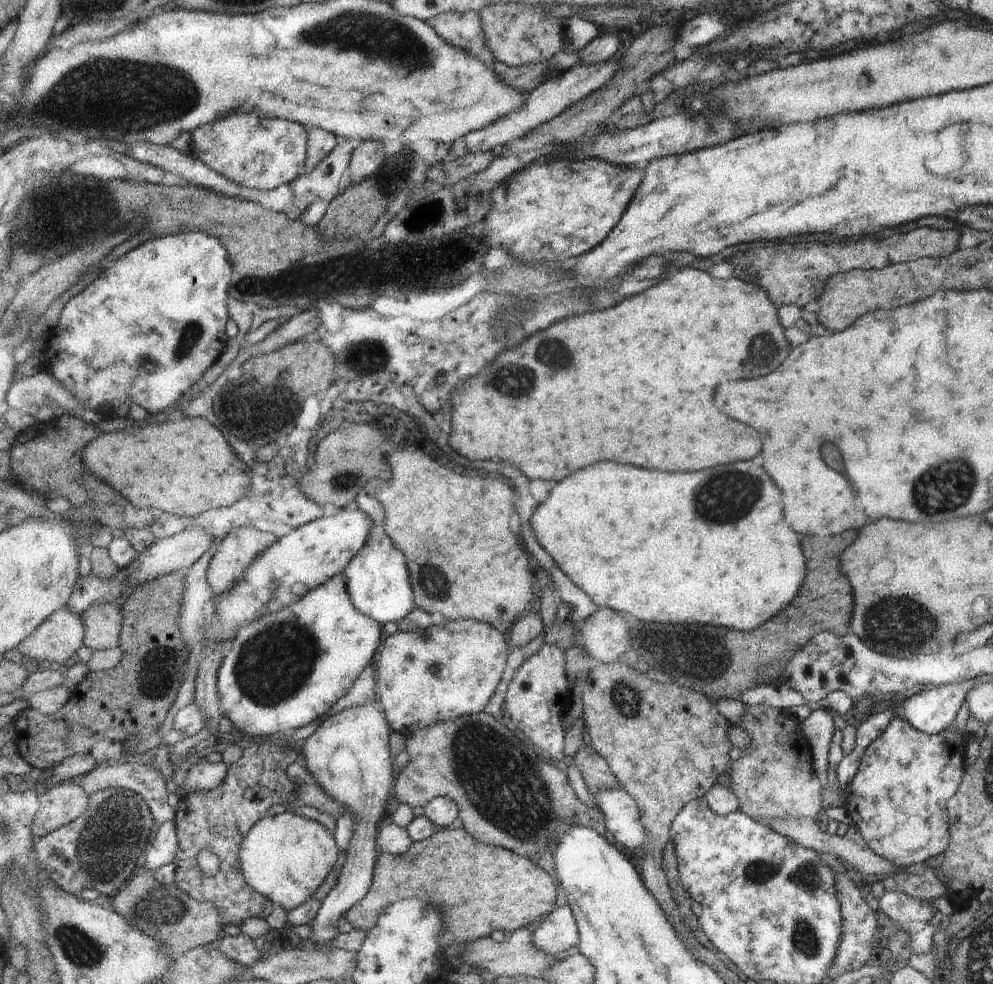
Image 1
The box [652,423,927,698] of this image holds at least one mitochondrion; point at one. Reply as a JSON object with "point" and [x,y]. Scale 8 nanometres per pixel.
{"point":[725,499]}

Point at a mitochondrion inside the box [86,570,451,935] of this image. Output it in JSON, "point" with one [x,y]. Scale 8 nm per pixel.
{"point":[275,662]}

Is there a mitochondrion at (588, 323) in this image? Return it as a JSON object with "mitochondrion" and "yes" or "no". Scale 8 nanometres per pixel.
{"mitochondrion":"no"}

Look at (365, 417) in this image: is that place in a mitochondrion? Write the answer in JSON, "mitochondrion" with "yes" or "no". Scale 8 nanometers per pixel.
{"mitochondrion":"no"}

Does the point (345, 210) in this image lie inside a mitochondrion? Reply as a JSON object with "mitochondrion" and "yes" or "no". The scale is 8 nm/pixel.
{"mitochondrion":"no"}

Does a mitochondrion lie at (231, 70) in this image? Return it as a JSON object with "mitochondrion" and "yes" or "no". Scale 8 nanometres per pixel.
{"mitochondrion":"no"}

